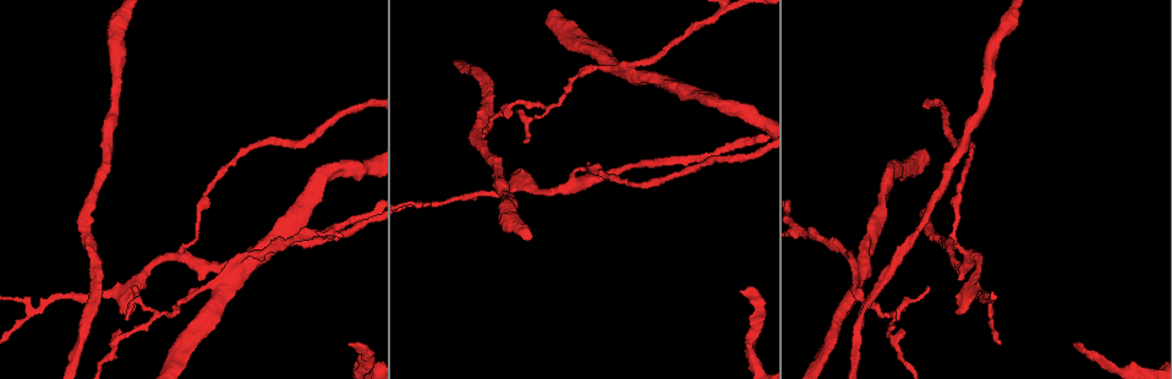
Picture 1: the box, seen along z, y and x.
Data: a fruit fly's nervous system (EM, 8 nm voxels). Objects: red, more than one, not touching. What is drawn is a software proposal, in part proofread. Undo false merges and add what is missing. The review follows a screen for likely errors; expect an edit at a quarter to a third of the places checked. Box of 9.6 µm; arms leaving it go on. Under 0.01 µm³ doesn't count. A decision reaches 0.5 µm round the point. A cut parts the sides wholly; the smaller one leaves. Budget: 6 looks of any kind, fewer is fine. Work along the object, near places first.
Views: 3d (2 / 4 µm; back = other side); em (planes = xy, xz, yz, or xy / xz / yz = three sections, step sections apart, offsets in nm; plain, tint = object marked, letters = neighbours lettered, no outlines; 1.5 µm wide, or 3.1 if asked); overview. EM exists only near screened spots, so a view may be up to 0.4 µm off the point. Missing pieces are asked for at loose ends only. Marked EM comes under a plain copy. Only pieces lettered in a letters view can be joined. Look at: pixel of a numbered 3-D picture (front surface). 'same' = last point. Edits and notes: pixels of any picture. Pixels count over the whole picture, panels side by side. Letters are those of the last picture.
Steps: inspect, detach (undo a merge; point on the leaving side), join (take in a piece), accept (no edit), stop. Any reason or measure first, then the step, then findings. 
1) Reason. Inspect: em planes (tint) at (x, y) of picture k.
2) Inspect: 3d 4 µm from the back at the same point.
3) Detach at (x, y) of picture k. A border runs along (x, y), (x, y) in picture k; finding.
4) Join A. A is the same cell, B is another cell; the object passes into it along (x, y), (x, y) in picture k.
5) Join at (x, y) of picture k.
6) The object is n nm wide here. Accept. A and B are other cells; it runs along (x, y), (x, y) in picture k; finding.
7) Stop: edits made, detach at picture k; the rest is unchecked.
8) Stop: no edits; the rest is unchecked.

Calibre changes. Inspect: 3d 2 µm at (614, 70) of picture 1.

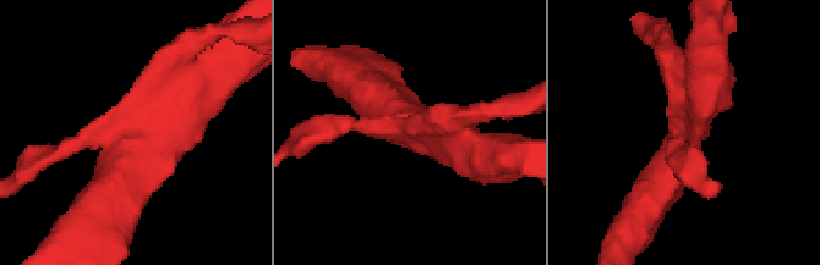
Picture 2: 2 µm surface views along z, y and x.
Inspect: em planes (letters) at (402, 126) of picture 2.

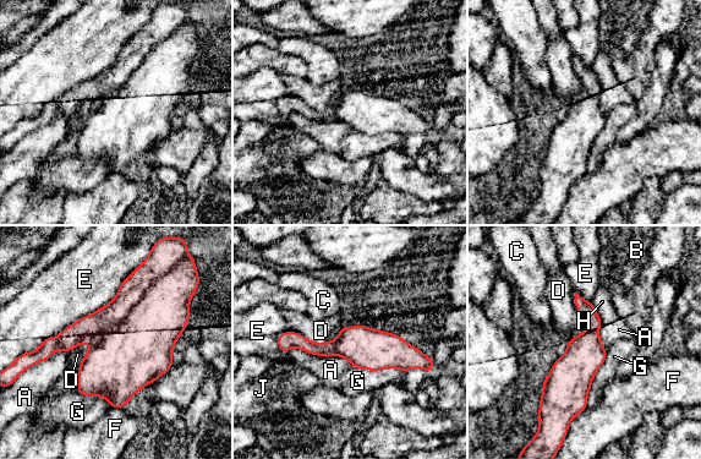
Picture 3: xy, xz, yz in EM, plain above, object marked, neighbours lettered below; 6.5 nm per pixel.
The object is 260 nm wide here. Detach at (157, 263) of picture 3. A, B, C, D, E, F, G, H and J are other cells; the part that leaves runs along (149, 279), (43, 356) in picture 3; a second neuron is stuck on.

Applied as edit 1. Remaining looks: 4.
Redraw. Inspect: overview.

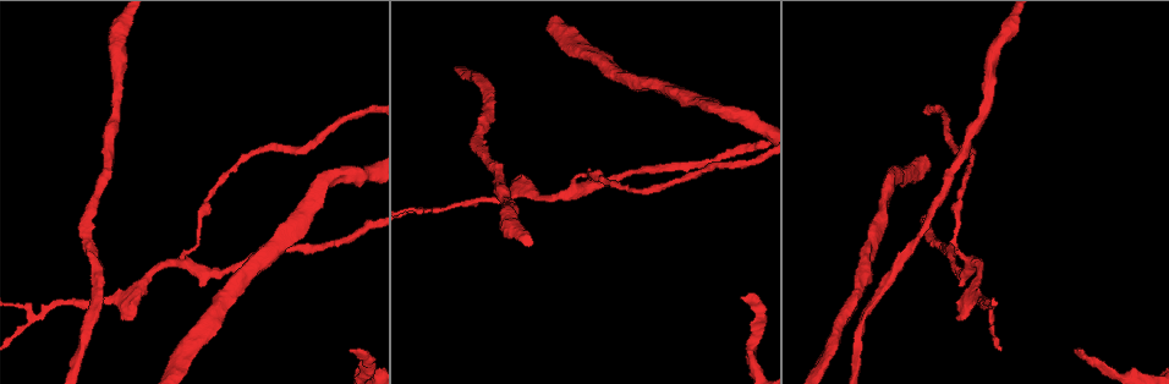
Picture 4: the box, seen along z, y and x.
Thin neck. Inspect: em planes (letters) at (586, 174) of picture 4.

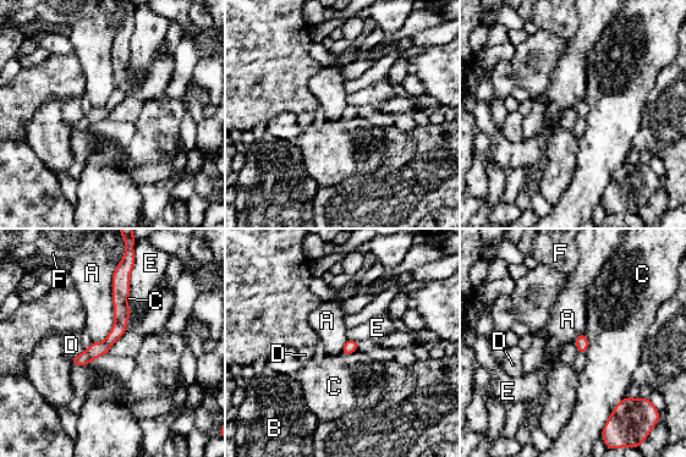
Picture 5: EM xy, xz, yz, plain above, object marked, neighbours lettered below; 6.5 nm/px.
The object is 80 nm wide here. Detach at (120, 285) of picture 5. A, B, C, D, E and F are other cells; a border runs along (115, 321), (124, 324) in picture 5; a second neuron is stuck on.

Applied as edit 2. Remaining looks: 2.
Free end. Inspect: em planes (tint) at (1079, 348) of picture 4.

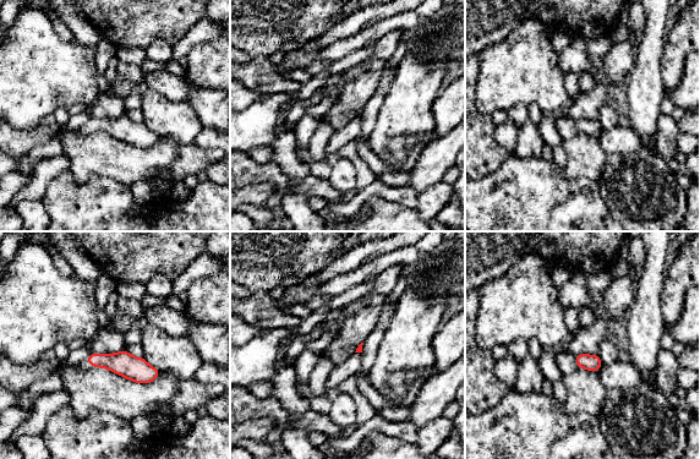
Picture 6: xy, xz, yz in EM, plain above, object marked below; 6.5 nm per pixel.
What lies round it. Inspect: em planes (letters) at the same point.

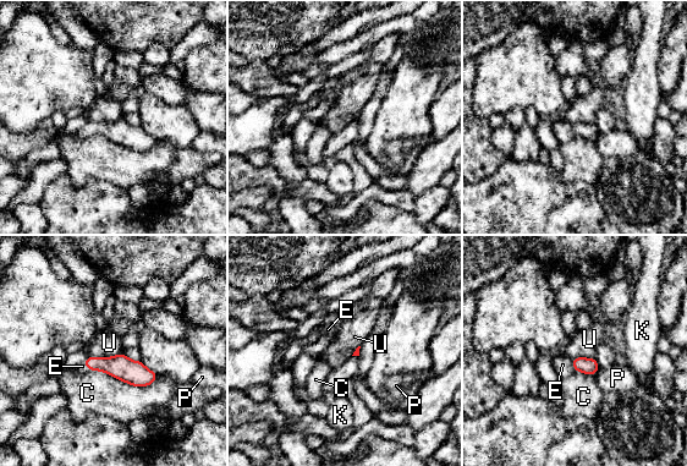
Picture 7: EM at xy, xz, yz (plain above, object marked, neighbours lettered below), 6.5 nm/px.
Join E. E is the same cell, C, K, P and U are other cells; the object passes into it along (588, 366), (572, 365), (562, 365) in picture 7; it goes on there.

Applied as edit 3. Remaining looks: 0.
Stop: edits made, detach at picture 3, detach at picture 5, join at picture 7; the rest is unchecked.

